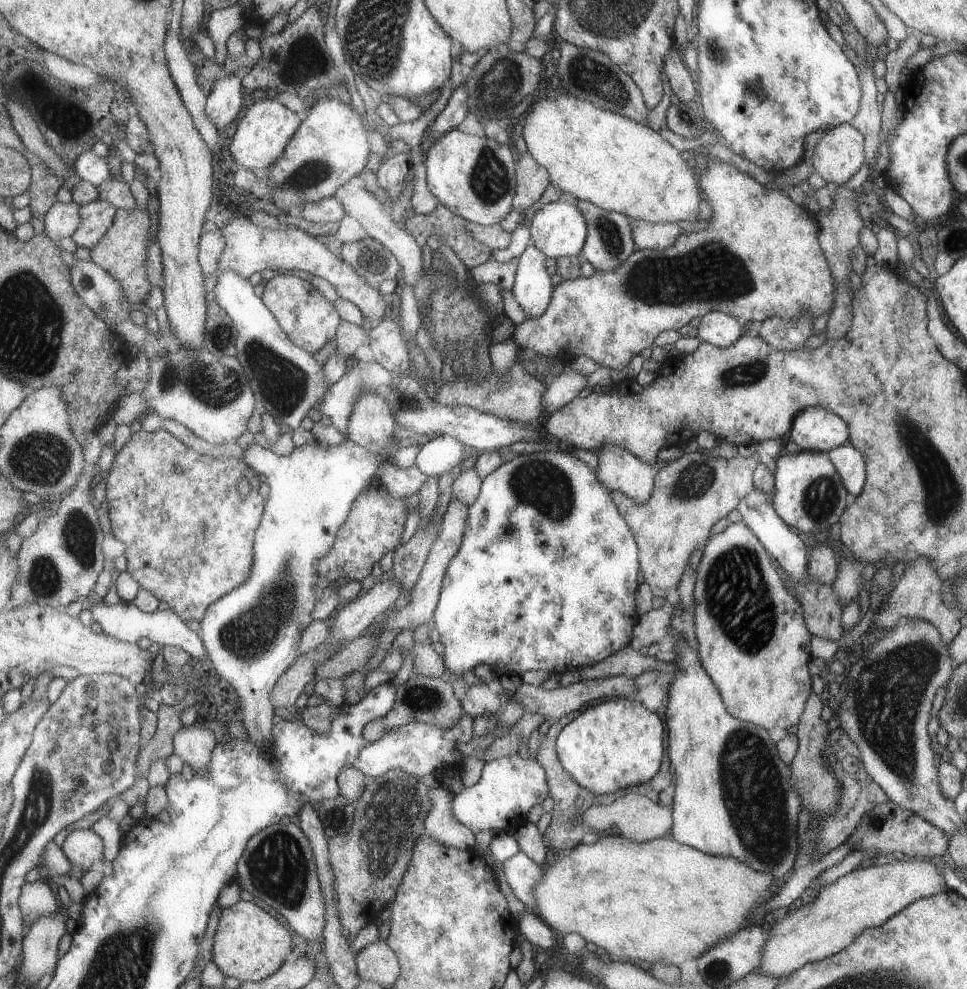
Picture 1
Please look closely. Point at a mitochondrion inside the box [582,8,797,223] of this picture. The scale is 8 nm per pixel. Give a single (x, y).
(720, 56)

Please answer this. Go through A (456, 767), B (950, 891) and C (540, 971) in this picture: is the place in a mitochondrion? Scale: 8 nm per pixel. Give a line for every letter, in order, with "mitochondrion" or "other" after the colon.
A: other
B: other
C: other

